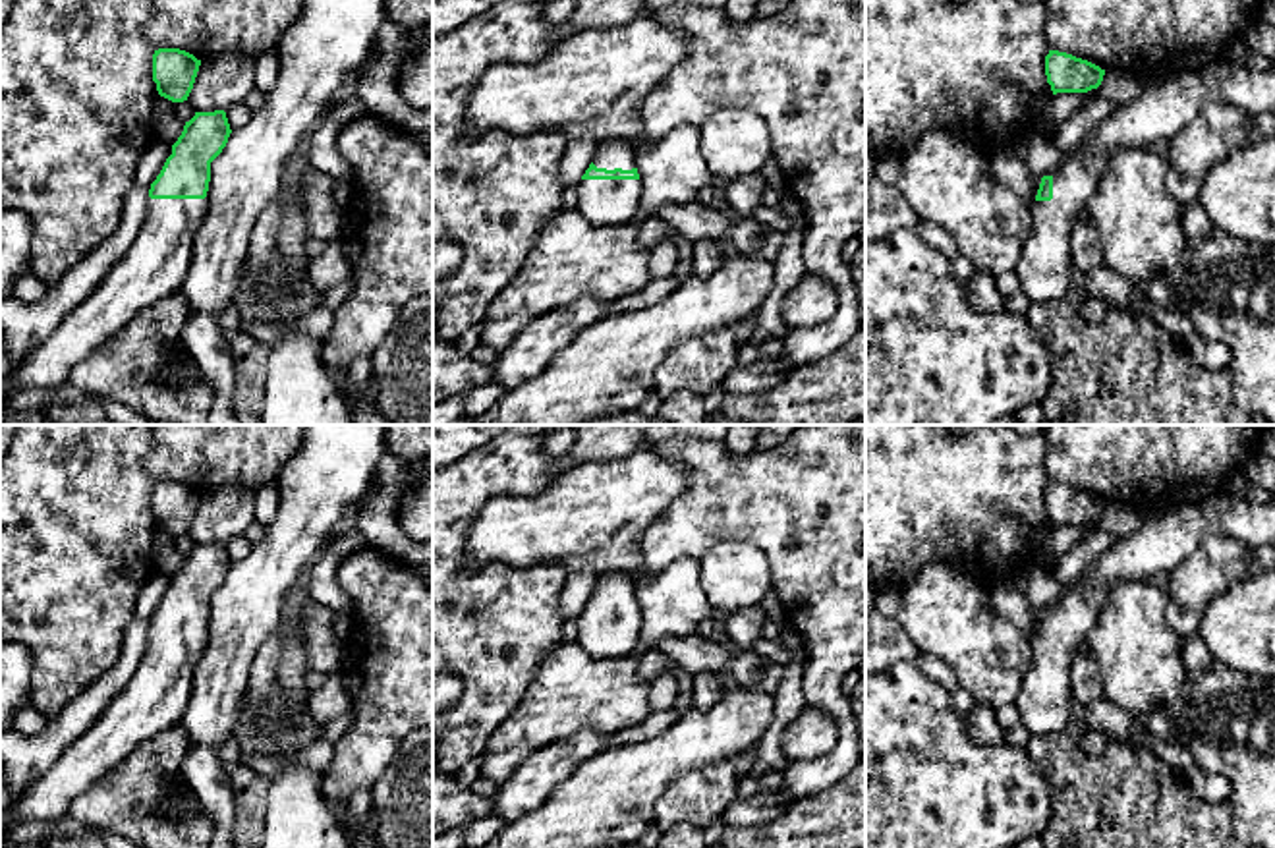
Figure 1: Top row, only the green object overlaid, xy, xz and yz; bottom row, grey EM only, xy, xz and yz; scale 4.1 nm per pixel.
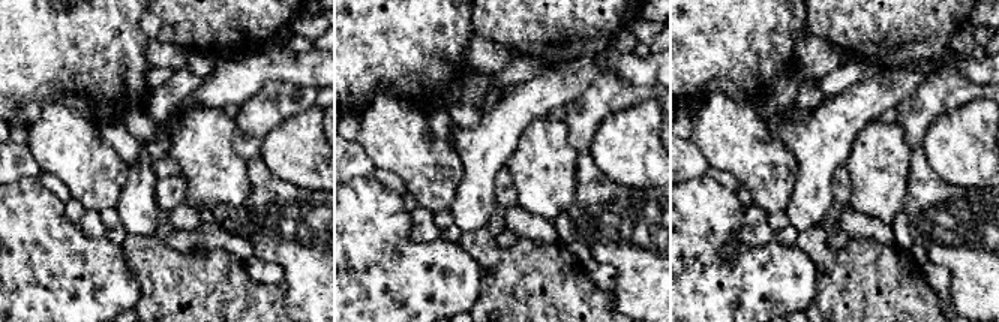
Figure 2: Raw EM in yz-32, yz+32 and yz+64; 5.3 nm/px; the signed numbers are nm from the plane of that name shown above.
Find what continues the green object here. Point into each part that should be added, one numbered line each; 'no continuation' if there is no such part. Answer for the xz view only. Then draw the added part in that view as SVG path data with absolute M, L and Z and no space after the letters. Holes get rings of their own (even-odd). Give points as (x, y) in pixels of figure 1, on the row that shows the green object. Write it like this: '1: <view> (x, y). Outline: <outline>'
1: xz (601, 201). Outline: M581 180L578 211L595 226L632 220L641 205L641 180Z

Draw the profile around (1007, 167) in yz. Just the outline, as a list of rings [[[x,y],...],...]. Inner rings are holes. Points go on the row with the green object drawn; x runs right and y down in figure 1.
[[[1001,149],[987,156],[989,168],[995,178],[1010,187],[1028,205],[1035,201],[1039,185],[1034,180],[1030,168],[1014,155],[1012,149]]]

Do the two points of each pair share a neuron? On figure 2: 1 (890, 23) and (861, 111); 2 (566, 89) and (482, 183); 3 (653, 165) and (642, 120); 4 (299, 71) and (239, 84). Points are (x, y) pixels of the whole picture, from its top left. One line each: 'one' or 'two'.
1: two
2: one
3: one
4: one

